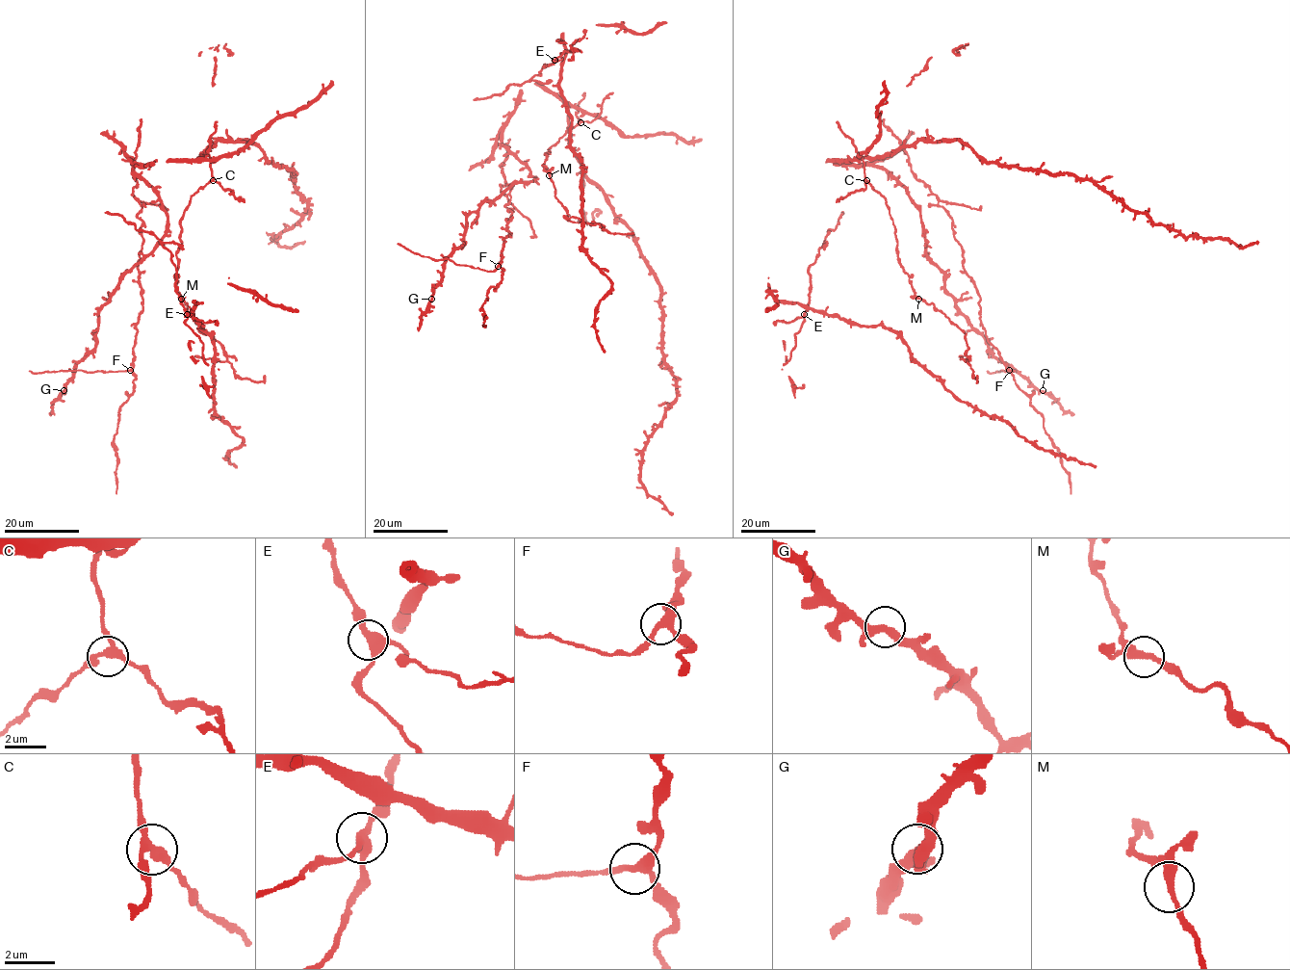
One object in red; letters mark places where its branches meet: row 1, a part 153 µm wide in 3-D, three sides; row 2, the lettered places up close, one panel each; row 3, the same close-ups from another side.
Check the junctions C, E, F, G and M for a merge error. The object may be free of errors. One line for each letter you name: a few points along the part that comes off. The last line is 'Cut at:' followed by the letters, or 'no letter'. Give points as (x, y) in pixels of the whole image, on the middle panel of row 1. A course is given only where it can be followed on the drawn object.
F: (498, 266), (492, 271), (486, 271), (455, 265), (447, 258), (432, 260), (397, 243)
Cut at: F

